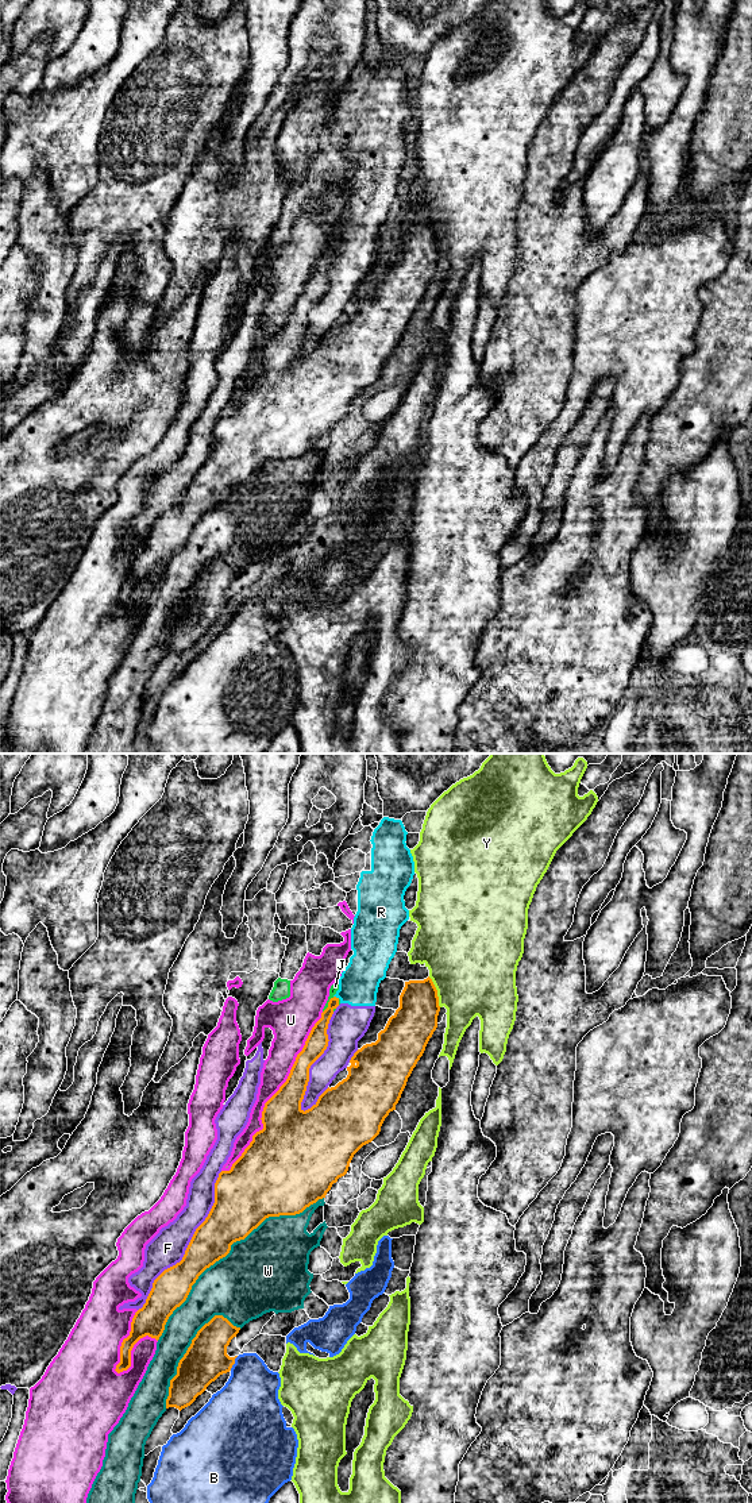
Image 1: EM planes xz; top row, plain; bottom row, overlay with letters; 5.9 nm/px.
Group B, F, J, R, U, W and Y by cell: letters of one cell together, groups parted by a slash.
B / F J R / U / W / Y

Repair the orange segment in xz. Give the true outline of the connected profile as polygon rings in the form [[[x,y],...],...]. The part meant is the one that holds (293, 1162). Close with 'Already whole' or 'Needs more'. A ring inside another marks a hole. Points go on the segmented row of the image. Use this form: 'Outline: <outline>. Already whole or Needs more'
Outline: [[[428,976],[424,980],[405,982],[405,987],[400,995],[400,1007],[389,1018],[385,1029],[378,1033],[378,1040],[358,1049],[350,1060],[351,1065],[347,1067],[347,1078],[335,1087],[328,1087],[319,1097],[317,1102],[304,1111],[301,1109],[301,1102],[309,1082],[309,1068],[328,1047],[329,1040],[327,1029],[333,1010],[338,1006],[339,998],[331,998],[328,1007],[321,1013],[321,1018],[312,1028],[302,1051],[297,1055],[286,1082],[265,1103],[261,1118],[263,1129],[252,1136],[252,1141],[232,1164],[231,1169],[219,1174],[215,1183],[215,1203],[205,1221],[196,1229],[182,1260],[165,1269],[154,1280],[146,1303],[132,1318],[130,1336],[122,1342],[120,1363],[115,1369],[117,1373],[127,1371],[131,1367],[131,1350],[140,1338],[149,1336],[157,1341],[159,1340],[169,1317],[186,1300],[192,1286],[198,1276],[216,1261],[225,1257],[234,1242],[244,1240],[269,1217],[296,1215],[319,1199],[325,1198],[332,1184],[347,1174],[354,1155],[379,1134],[385,1118],[390,1111],[396,1110],[396,1105],[401,1098],[408,1078],[437,1028],[440,1006],[437,990],[432,979]]]. Already whole

